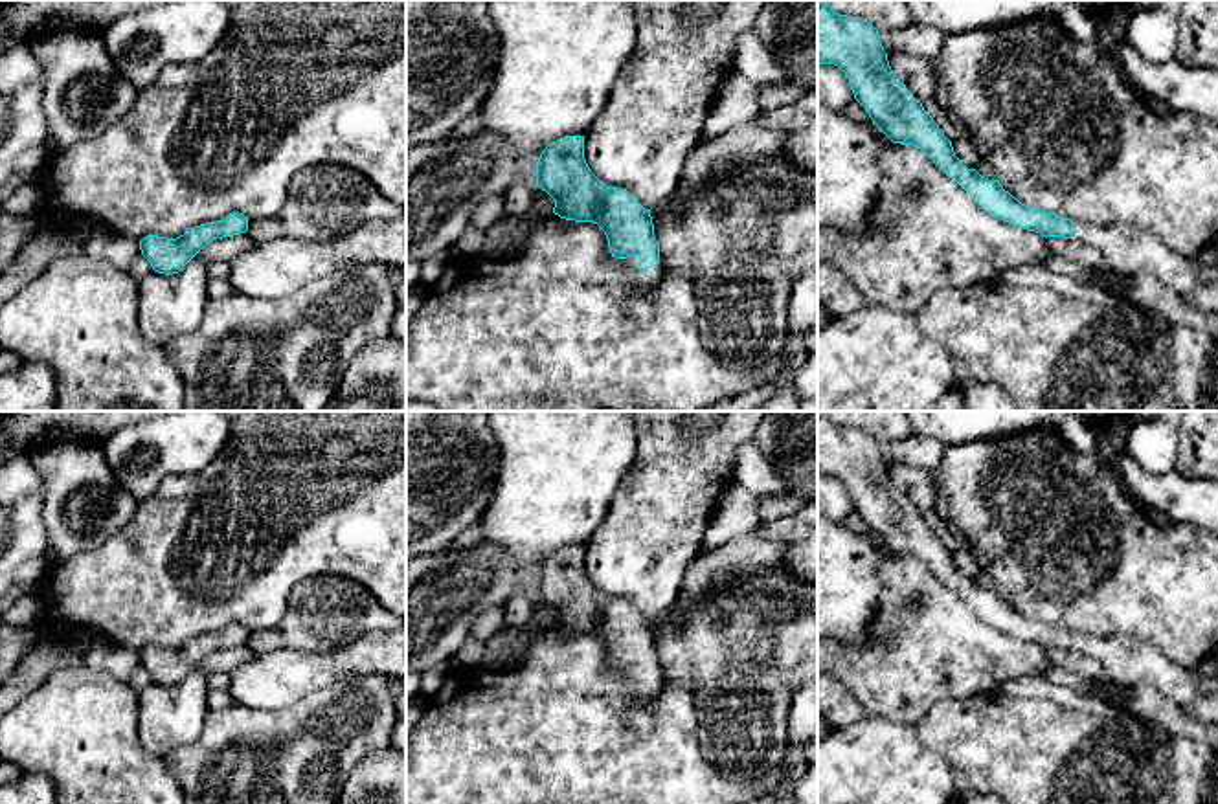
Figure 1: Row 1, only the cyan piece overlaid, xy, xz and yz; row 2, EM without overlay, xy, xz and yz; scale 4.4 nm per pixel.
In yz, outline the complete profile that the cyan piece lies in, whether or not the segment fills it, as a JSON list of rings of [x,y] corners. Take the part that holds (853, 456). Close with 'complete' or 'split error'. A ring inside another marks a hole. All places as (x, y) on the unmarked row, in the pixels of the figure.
[[[818,411],[818,475],[838,477],[880,543],[893,554],[920,560],[988,626],[1045,650],[1078,650],[1095,657],[1115,685],[1152,687],[1178,705],[1207,694],[1192,670],[1168,661],[1150,641],[1130,633],[1095,637],[1034,620],[1005,602],[999,591],[968,580],[922,514],[893,485],[878,441],[860,428],[836,424],[829,411]]]; split error

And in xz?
[[[568,547],[549,554],[536,573],[536,597],[553,611],[553,624],[566,631],[593,633],[608,652],[612,668],[623,670],[637,694],[626,714],[637,734],[652,729],[647,703],[663,687],[663,670],[654,648],[650,620],[632,604],[608,598],[584,571],[584,547]]]; split error

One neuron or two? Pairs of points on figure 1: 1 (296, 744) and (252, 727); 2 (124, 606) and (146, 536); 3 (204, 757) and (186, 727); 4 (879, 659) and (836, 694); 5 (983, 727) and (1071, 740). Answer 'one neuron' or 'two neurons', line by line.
1: one neuron
2: one neuron
3: two neurons
4: two neurons
5: one neuron

